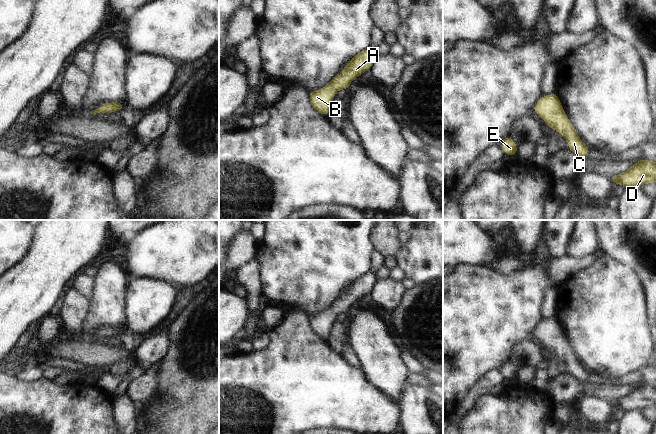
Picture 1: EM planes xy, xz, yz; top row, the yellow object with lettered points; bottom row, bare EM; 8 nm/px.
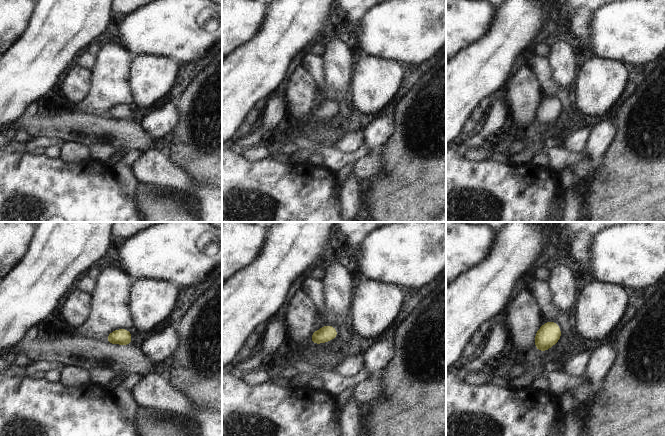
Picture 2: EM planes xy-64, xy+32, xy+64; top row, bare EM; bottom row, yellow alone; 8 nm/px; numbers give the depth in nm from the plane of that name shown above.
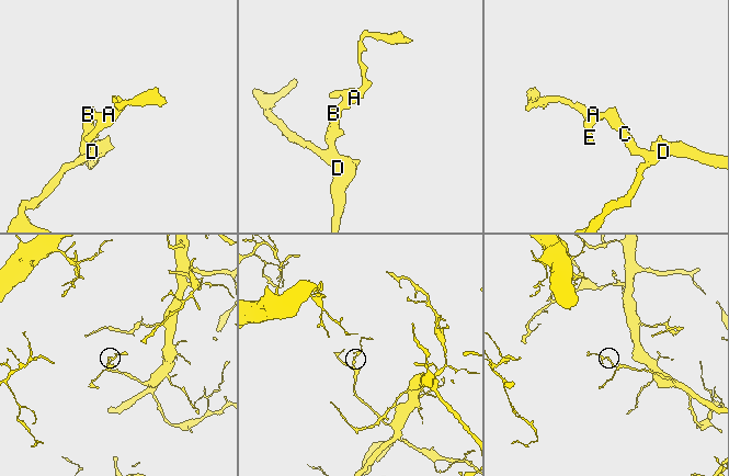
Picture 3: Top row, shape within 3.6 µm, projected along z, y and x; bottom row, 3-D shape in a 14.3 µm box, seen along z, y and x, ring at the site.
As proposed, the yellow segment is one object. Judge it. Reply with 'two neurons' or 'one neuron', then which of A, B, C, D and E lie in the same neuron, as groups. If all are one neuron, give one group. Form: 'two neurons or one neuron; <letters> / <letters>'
one neuron; A B C D E

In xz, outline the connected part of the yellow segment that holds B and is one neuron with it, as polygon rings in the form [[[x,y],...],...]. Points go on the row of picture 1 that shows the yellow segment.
[[[366,48],[355,55],[346,67],[322,89],[309,92],[310,103],[321,114],[329,115],[329,106],[334,99],[334,93],[340,89],[350,88],[352,79],[370,69],[376,59],[376,49]]]

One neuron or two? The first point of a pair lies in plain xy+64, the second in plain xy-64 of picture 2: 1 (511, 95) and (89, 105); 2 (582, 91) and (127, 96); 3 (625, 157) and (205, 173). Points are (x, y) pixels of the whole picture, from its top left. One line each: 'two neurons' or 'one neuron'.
1: two neurons
2: two neurons
3: one neuron

